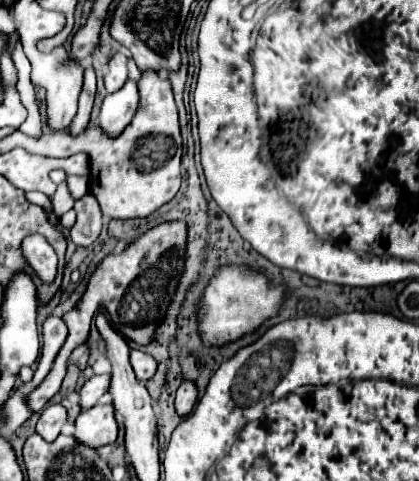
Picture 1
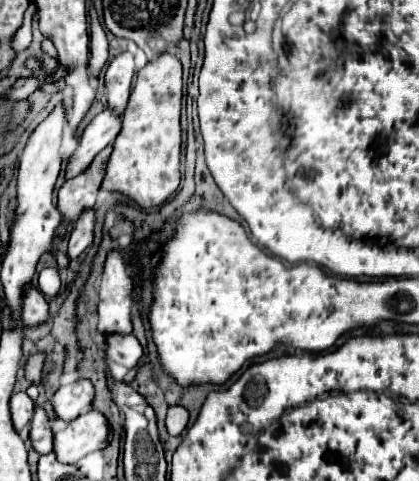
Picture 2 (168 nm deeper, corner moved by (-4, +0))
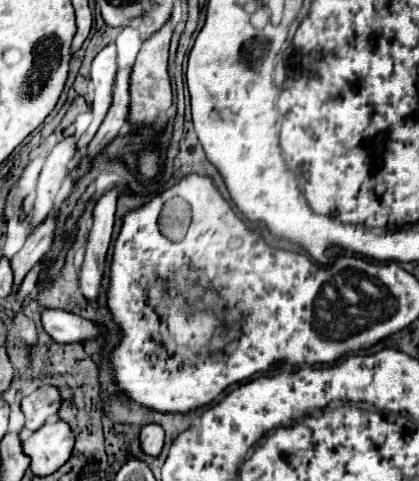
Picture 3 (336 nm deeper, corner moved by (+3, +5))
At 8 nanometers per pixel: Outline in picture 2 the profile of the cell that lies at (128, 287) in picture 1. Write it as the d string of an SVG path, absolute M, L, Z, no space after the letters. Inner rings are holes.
M13 393L9 401L9 411L11 411L11 423L17 433L31 421L33 417L33 399L27 393Z

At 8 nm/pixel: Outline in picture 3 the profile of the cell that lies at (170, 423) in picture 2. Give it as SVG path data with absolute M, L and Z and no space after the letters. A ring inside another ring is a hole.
M146 424L146 426L142 426L142 430L140 430L140 444L142 444L146 454L158 456L162 452L162 448L164 448L164 440L166 440L166 434L164 434L164 428L160 424Z

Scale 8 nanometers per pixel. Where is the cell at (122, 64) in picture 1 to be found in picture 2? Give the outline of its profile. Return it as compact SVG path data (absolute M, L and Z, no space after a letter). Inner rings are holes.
M129 51L117 55L105 71L107 107L117 115L121 115L127 107L133 75L135 75L135 65L133 65L133 55Z

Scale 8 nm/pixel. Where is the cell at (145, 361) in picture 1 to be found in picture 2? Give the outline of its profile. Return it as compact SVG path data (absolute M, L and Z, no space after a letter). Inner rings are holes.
M103 335L103 351L114 378L122 380L127 372L141 359L143 349L133 335Z

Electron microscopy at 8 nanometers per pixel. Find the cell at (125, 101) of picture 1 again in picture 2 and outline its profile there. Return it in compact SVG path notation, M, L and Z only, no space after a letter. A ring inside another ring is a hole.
M109 109L99 113L85 127L75 153L69 157L69 163L67 163L67 169L65 169L65 179L73 179L73 177L81 175L91 165L95 155L101 149L105 149L107 143L115 141L115 137L119 135L119 129L121 129L119 115L111 113Z

